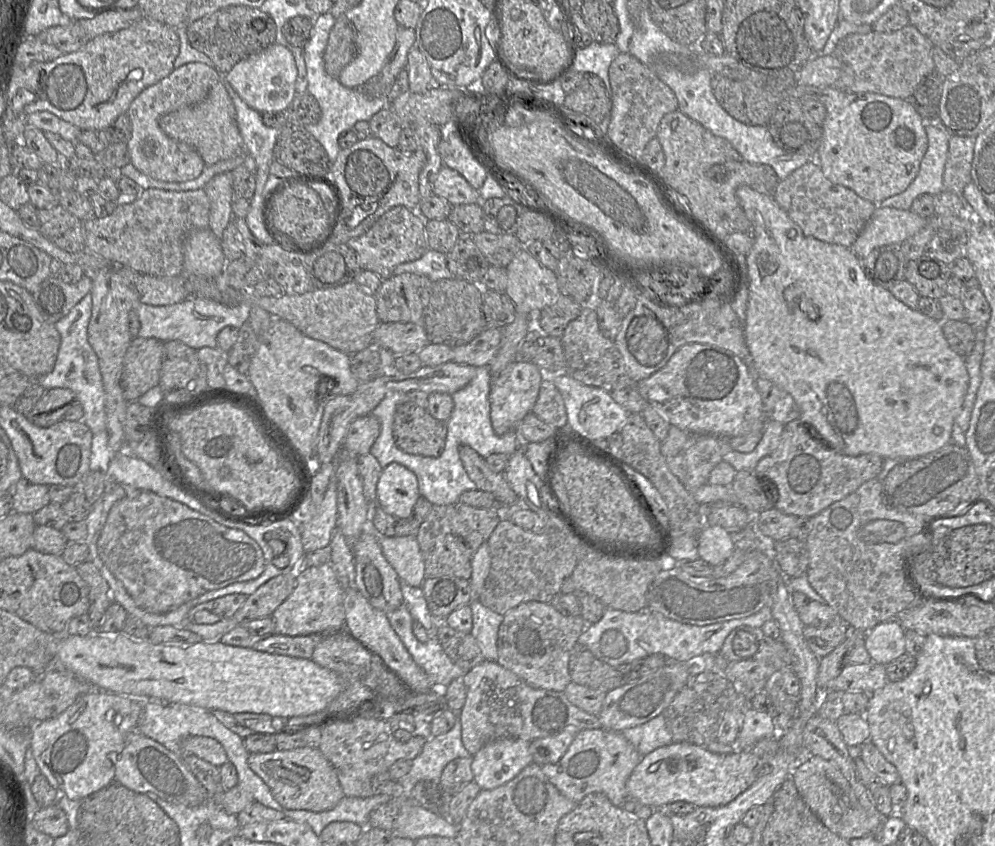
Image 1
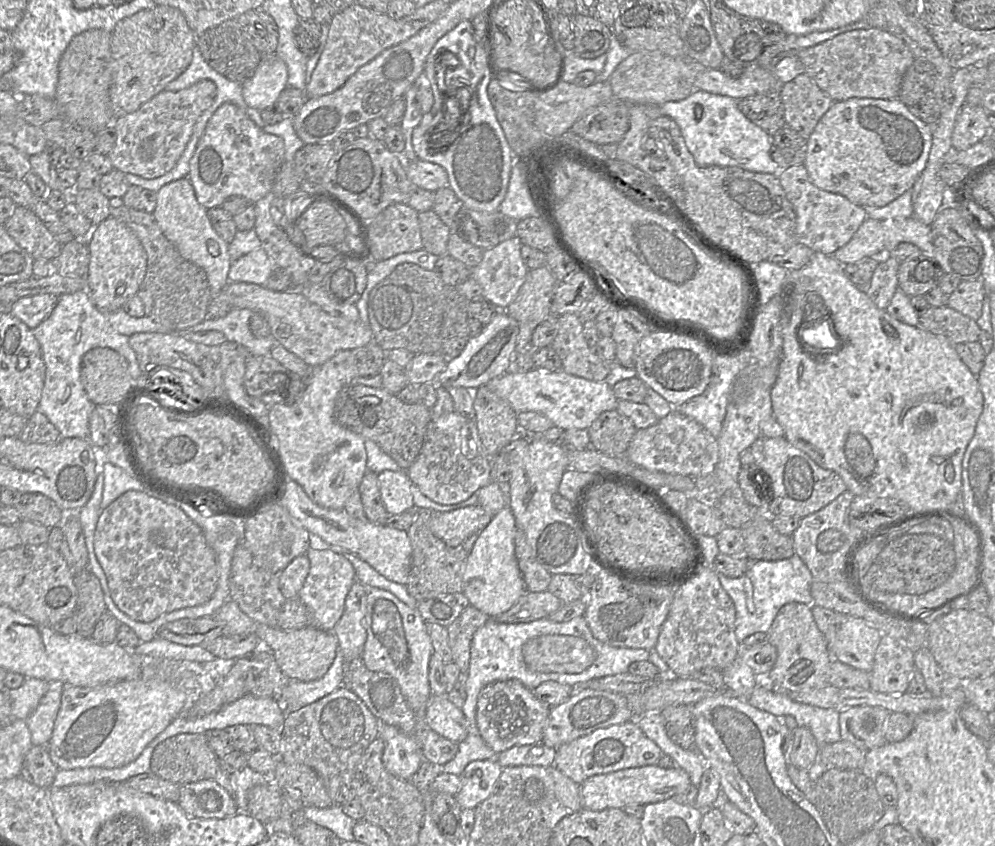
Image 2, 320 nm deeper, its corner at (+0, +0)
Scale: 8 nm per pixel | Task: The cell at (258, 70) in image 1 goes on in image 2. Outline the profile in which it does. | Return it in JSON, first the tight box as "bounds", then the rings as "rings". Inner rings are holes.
{"bounds":[242,54,287,111],"rings":[[[275,54],[265,59],[254,75],[242,83],[242,93],[249,107],[261,111],[276,104],[279,95],[287,87],[287,66]]]}

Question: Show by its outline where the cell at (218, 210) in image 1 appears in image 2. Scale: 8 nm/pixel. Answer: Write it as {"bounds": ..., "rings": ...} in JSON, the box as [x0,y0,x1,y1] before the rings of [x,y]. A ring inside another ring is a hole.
{"bounds":[188,102,284,210],"rings":[[[226,102],[207,123],[190,161],[188,179],[198,202],[207,210],[221,207],[230,196],[241,196],[254,204],[271,192],[275,176],[284,162],[283,139],[264,132],[241,108]]]}

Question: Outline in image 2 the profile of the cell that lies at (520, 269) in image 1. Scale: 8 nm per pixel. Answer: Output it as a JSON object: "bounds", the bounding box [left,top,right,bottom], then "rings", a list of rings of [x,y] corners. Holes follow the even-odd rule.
{"bounds":[470,235,528,310],"rings":[[[515,235],[492,248],[485,249],[481,262],[471,269],[470,277],[480,285],[482,297],[490,302],[496,310],[505,310],[525,281],[528,268],[521,257],[522,245],[519,237]]]}

